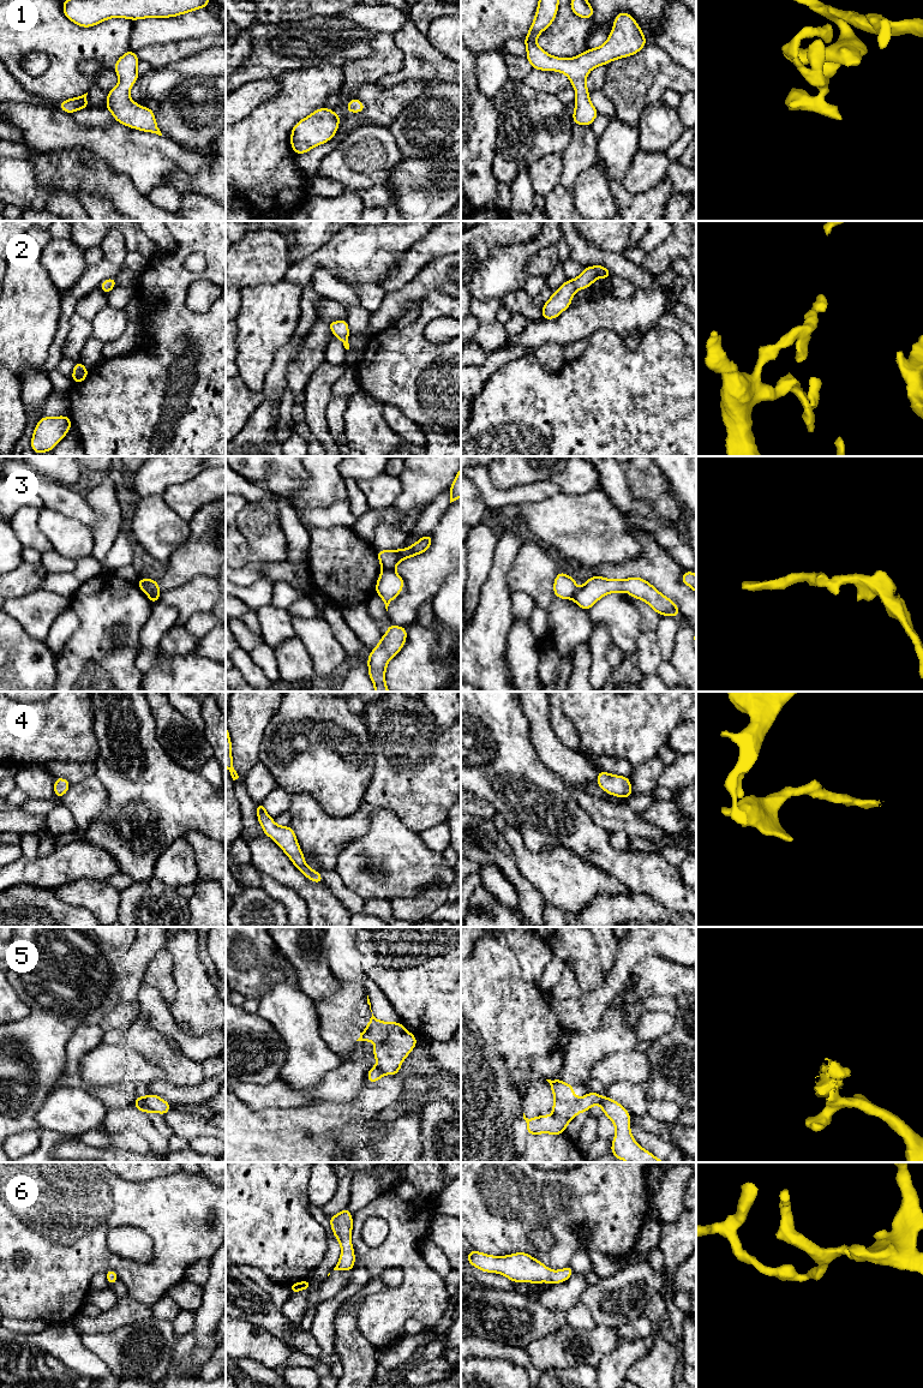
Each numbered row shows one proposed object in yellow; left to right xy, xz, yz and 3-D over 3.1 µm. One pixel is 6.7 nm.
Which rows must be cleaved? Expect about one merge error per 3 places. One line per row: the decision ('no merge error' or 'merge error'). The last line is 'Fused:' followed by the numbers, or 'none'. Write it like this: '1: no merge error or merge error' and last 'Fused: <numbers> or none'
1: no merge error
2: no merge error
3: merge error
4: no merge error
5: merge error
6: no merge error
Fused: 3, 5

